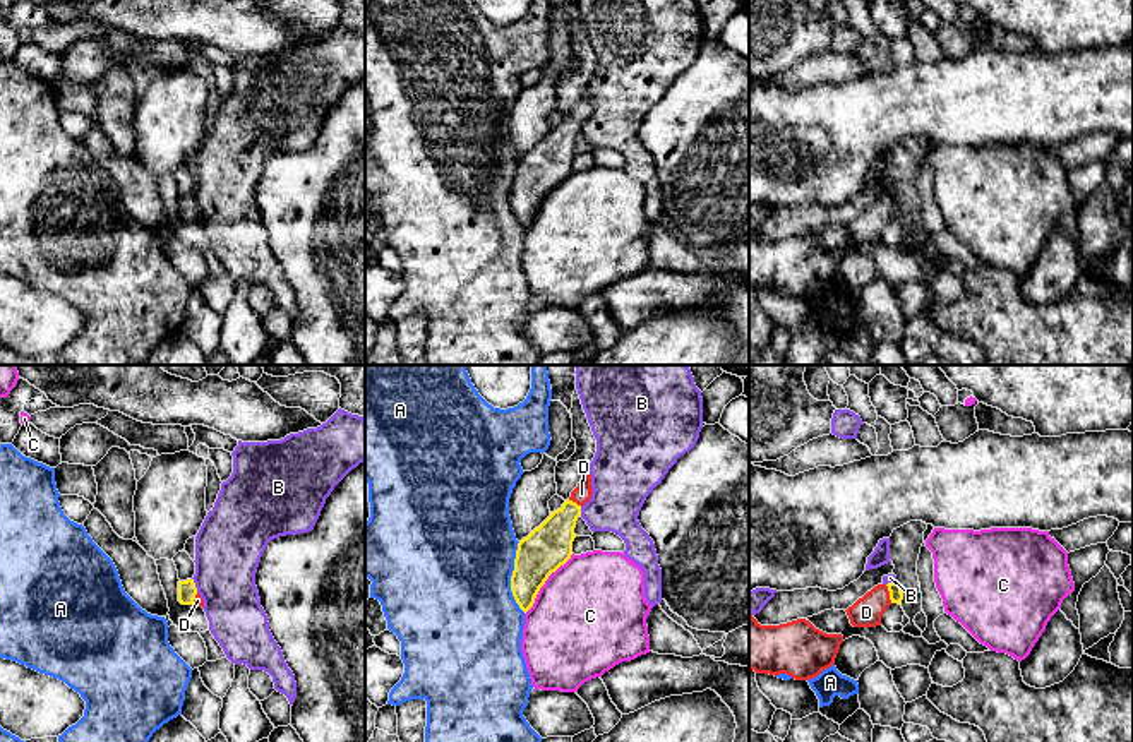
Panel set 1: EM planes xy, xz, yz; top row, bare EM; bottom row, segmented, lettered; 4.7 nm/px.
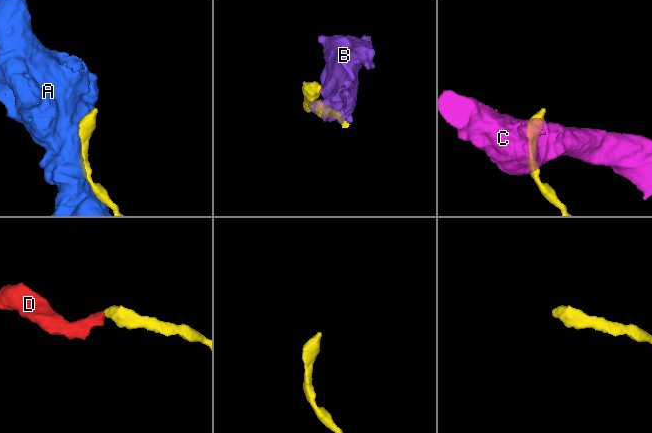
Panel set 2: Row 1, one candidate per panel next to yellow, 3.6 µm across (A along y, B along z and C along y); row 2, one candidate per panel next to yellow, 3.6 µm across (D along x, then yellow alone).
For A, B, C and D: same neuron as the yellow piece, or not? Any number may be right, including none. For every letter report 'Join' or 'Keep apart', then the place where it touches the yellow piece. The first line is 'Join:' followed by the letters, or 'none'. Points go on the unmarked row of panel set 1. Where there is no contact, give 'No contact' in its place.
Join: D
A: Keep apart. Touches yellow at xz (511, 194)
B: Keep apart. Touches yellow at xy (194, 201)
C: Keep apart. Touches yellow at xz (544, 199)
D: Join. Touches yellow at yz (890, 209)

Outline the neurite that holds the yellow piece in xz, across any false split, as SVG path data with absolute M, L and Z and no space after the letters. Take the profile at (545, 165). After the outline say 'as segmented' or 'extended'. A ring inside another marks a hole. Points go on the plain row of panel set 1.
M586 87L562 123L518 159L511 207L525 230L549 192L571 175L576 137L591 110L591 91Z; extended

